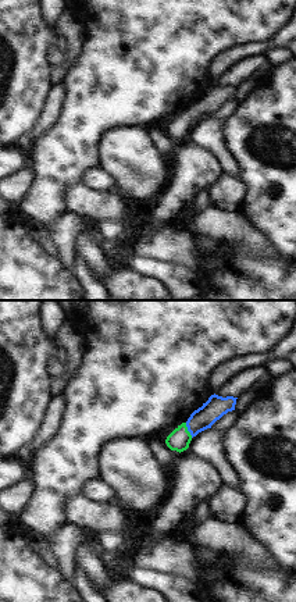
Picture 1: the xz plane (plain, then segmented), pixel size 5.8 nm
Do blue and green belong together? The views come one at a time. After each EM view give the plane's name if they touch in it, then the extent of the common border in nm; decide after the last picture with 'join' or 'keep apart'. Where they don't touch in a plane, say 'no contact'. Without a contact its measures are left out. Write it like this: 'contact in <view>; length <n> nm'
contact in xz; length 100 nm

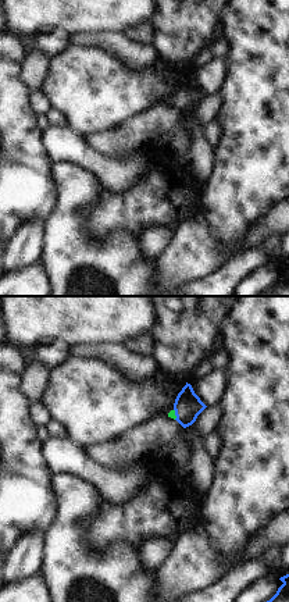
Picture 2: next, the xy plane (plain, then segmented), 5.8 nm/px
contact in xy; length 60 nm

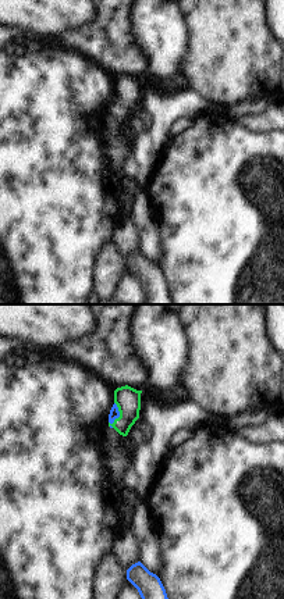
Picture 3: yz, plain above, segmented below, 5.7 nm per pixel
contact in yz; length 150 nm

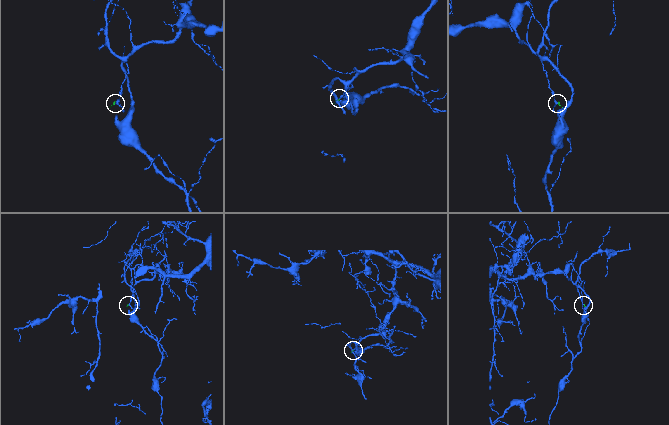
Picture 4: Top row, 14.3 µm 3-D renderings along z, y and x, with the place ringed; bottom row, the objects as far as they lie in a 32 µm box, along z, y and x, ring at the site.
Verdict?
join

